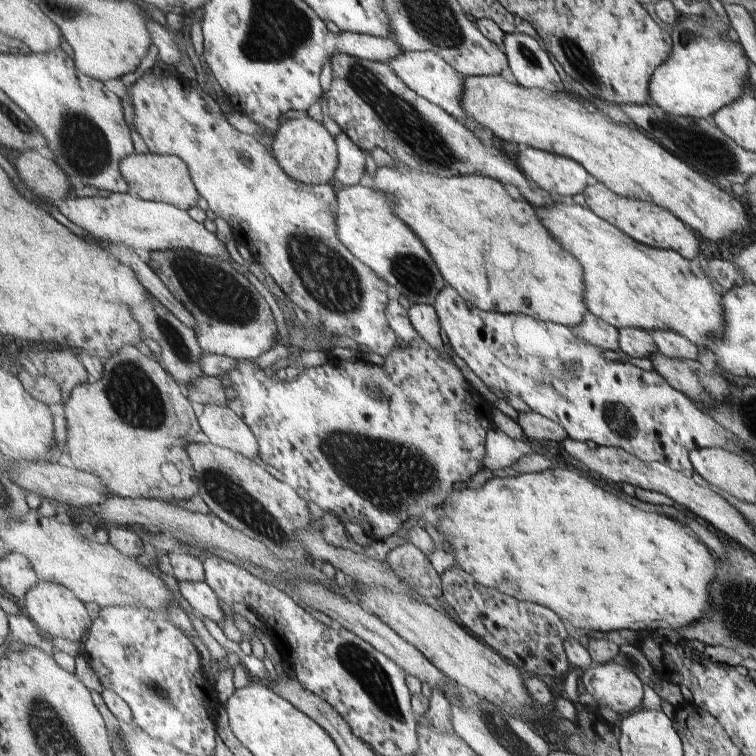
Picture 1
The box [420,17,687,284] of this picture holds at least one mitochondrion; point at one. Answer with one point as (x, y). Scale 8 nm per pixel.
(573, 53)

